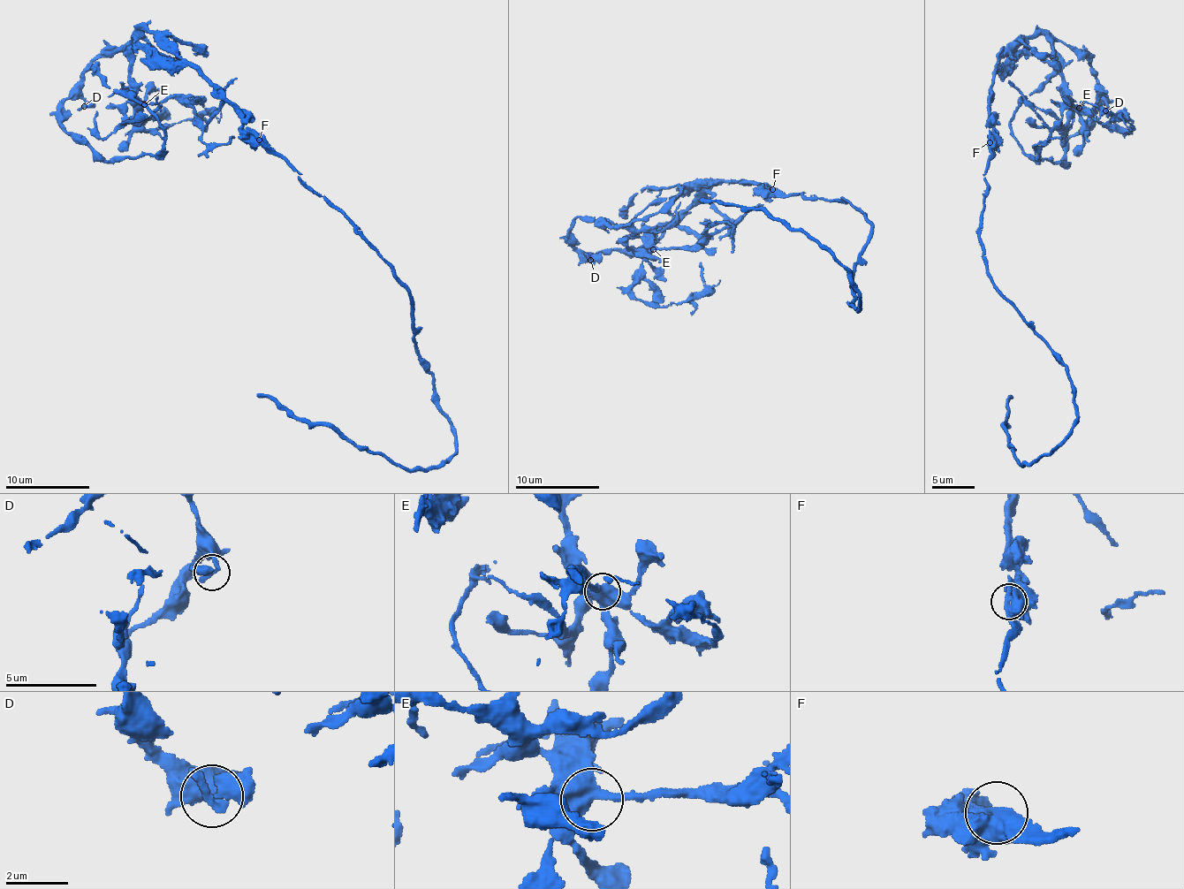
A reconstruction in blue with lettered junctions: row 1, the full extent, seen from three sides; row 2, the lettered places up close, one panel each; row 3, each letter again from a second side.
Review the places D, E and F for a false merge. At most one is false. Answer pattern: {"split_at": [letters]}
{"split_at": []}

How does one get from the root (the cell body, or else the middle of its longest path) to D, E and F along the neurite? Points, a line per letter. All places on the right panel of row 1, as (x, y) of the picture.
D: (991, 155), (995, 137), (989, 123), (1000, 60), (1028, 38), (1052, 34), (1088, 56), (1106, 110)
E: (991, 155), (989, 123), (1000, 60), (1028, 38), (1043, 34), (1050, 42), (1061, 92), (1079, 108)
F: (991, 155), (990, 141)

